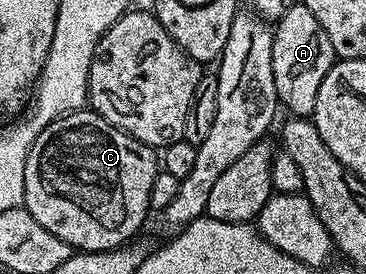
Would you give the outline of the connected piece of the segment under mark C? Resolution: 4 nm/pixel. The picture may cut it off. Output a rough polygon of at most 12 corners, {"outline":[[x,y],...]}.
{"outline":[[90,108],[40,132],[23,206],[72,251],[138,235],[156,147]]}

